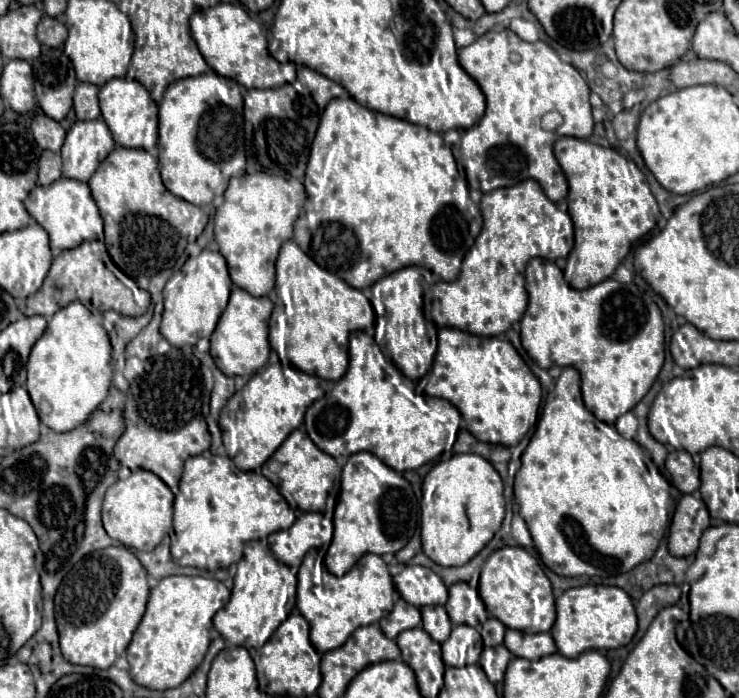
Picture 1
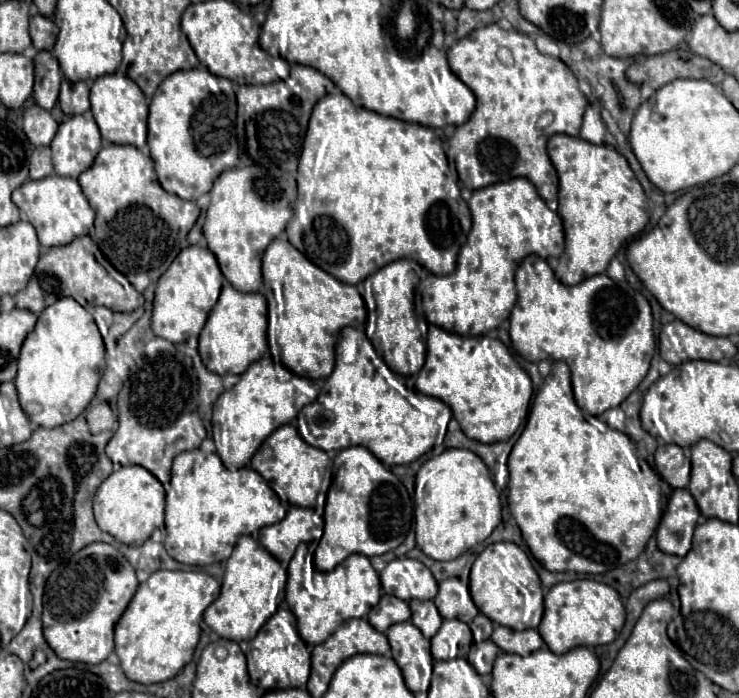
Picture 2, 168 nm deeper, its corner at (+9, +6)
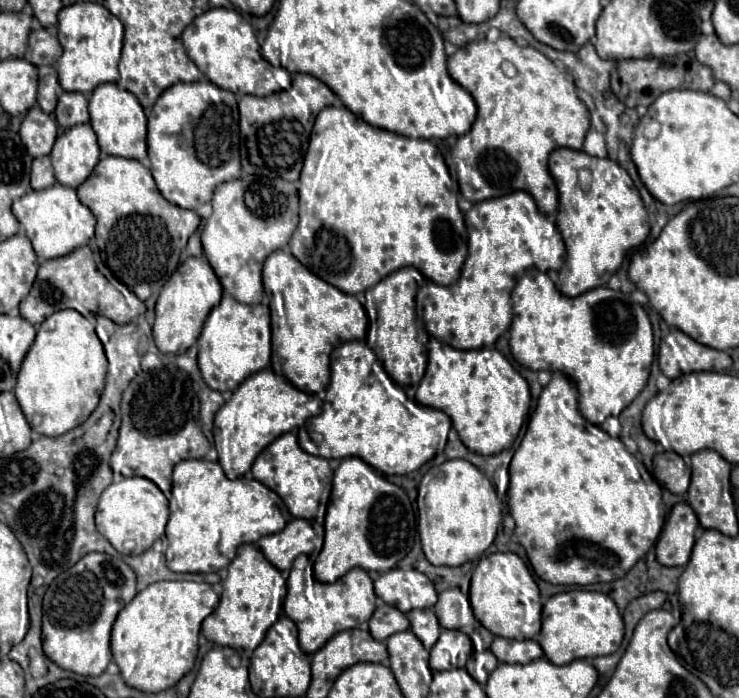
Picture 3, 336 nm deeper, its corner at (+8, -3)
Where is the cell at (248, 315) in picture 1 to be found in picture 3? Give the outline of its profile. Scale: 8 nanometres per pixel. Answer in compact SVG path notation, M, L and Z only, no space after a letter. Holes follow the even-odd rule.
M224 295L208 315L198 339L198 365L204 381L216 391L234 391L244 379L270 365L270 309L244 305Z

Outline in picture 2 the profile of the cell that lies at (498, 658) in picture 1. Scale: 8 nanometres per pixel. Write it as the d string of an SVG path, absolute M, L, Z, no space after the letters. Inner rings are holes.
M485 640L485 642L479 642L479 644L471 646L471 650L467 654L467 660L483 676L483 674L491 672L497 654L499 654L499 648L495 646L495 642Z

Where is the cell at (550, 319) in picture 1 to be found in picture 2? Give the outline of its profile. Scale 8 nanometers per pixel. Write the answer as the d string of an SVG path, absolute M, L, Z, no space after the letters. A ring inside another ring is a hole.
M527 256L517 272L517 304L509 318L511 346L529 362L539 360L563 360L571 368L573 392L577 406L593 416L603 414L609 408L619 406L645 378L649 362L655 352L653 336L653 316L651 306L645 296L633 290L627 282L613 282L607 274L597 274L587 278L577 286L565 286L555 278L553 270L539 256Z

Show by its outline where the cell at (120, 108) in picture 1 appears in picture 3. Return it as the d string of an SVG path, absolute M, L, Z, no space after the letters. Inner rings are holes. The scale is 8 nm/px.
M116 83L98 85L90 95L90 125L104 153L138 161L146 157L146 115L134 93L120 89Z

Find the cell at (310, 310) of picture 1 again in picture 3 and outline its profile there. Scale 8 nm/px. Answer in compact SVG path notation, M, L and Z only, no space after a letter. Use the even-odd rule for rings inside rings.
M288 249L274 251L264 261L262 281L270 297L272 370L300 391L318 393L326 389L330 383L332 349L352 339L366 339L368 317L364 307L354 295L346 295L312 275Z

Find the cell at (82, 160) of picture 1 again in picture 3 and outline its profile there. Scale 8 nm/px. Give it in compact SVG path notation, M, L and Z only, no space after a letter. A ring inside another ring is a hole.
M88 123L70 127L56 139L50 157L58 183L74 189L80 187L88 179L100 157L94 129Z

